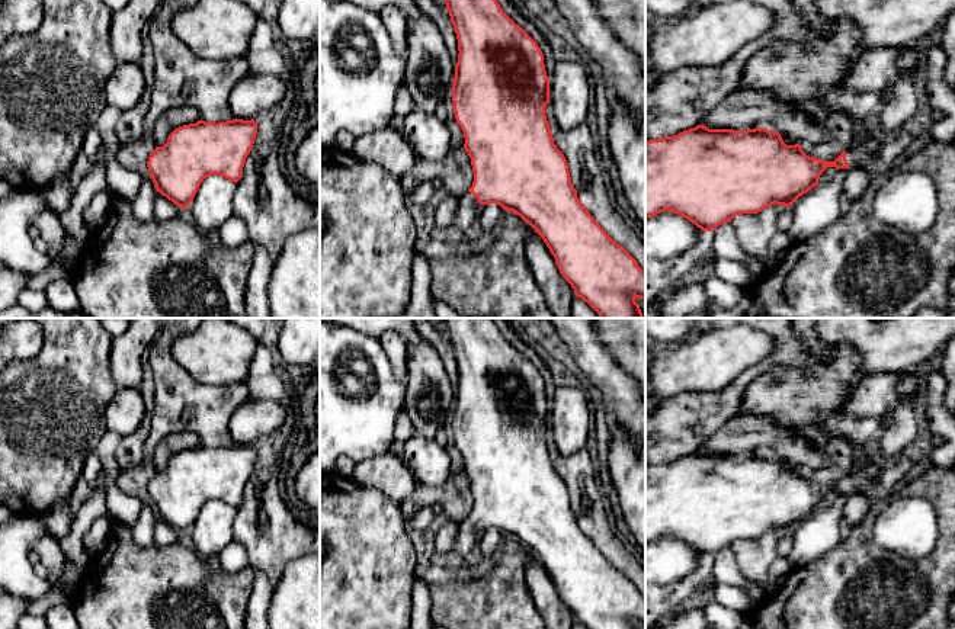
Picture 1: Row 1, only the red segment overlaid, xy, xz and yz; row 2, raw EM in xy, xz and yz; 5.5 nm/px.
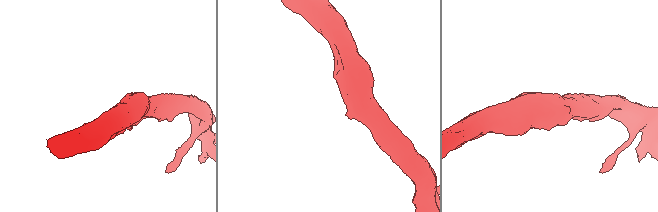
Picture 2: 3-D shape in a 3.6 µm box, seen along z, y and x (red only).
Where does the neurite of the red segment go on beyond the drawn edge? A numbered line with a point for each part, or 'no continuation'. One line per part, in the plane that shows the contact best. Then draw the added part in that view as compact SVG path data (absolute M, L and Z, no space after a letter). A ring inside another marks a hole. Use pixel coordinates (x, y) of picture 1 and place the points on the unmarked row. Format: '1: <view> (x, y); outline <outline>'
1: yz (868, 474); outline M862 459L855 474L846 475L849 494L863 494L879 482L884 472L884 465Z

